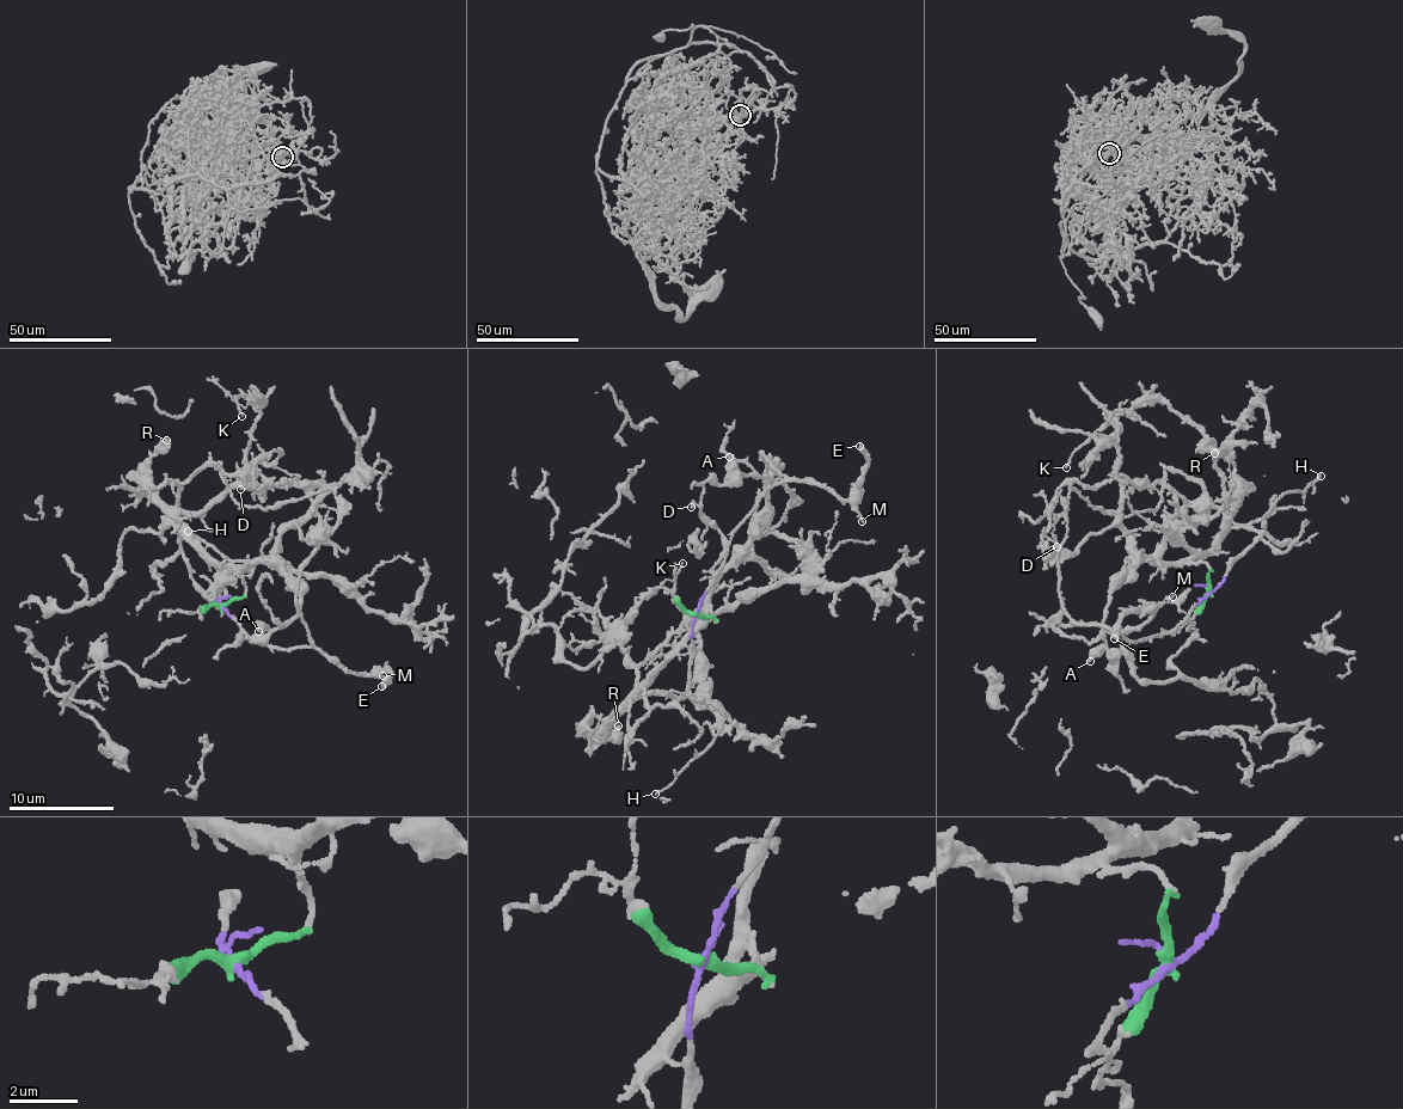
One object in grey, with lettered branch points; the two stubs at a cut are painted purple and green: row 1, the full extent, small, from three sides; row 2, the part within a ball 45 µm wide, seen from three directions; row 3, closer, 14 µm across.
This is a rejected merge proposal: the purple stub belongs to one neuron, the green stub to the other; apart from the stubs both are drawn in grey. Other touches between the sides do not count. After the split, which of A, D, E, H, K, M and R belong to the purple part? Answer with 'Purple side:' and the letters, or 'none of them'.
Purple side: E, H, M

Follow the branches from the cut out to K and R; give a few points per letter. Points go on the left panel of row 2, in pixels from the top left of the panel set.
K: (221, 605), (245, 590), (239, 568), (177, 514), (203, 512), (243, 469), (262, 398), (236, 399), (241, 415)
R: (221, 605), (245, 590), (243, 575), (210, 556), (177, 507), (160, 500), (149, 457), (167, 440)

